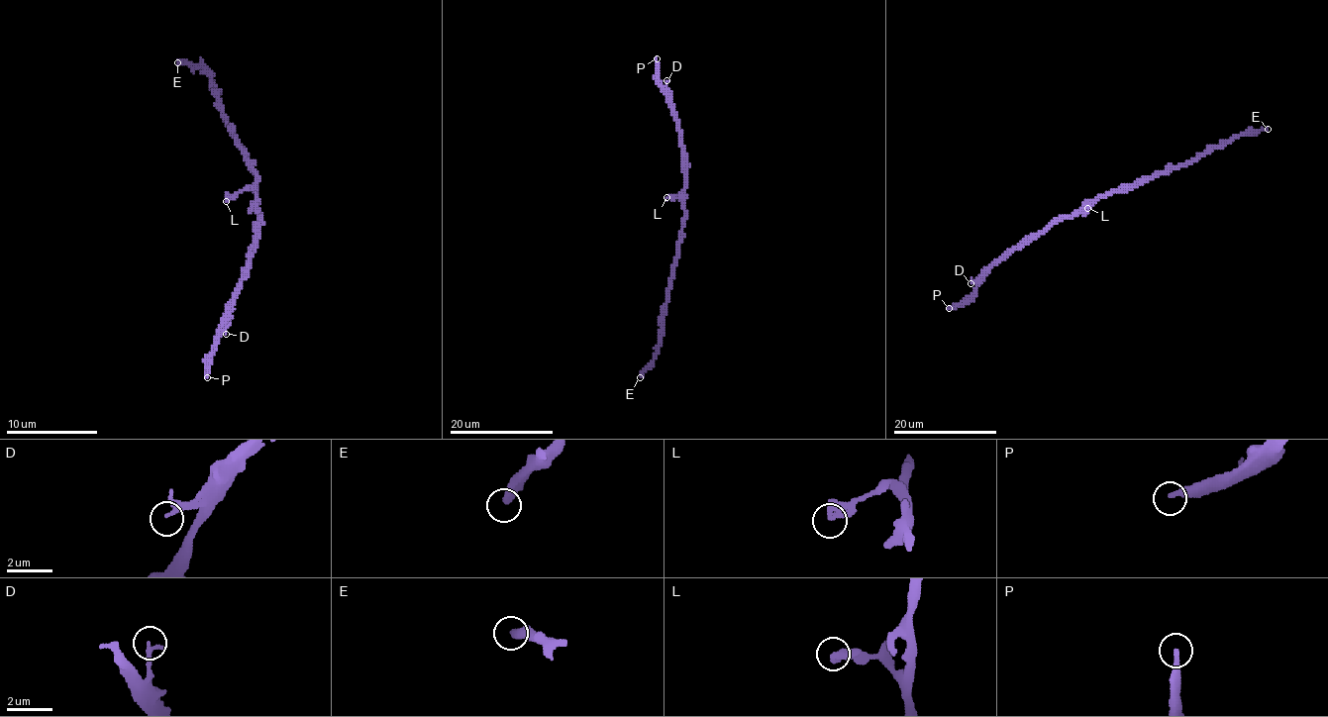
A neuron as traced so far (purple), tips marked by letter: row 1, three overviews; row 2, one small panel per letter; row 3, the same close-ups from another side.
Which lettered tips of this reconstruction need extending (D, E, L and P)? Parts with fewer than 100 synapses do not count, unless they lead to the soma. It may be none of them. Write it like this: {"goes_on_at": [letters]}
{"goes_on_at": ["P"]}

